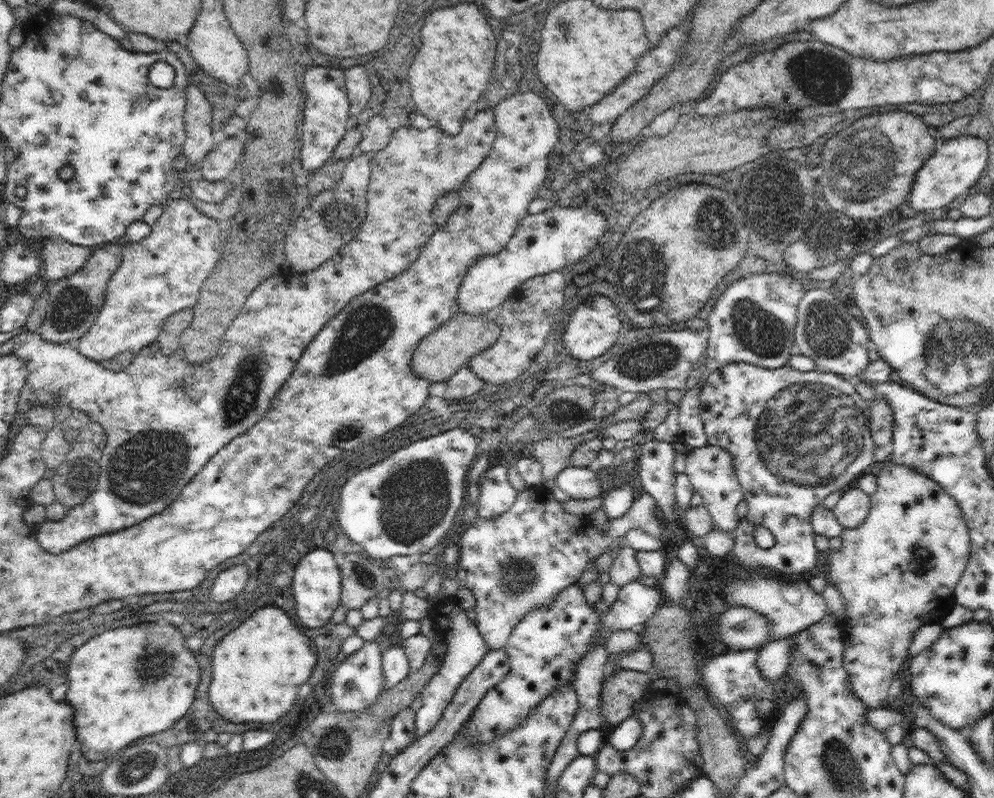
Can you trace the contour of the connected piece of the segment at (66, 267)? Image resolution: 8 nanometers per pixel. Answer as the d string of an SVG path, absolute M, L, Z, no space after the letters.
M58 236L48 238L44 240L40 252L40 258L44 260L43 275L50 283L72 276L85 266L90 254L89 247L72 244Z

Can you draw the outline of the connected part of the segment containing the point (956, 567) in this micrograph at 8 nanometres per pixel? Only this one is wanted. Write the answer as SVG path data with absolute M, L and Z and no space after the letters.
M889 459L889 462L885 464L877 476L877 489L871 496L870 510L868 516L866 516L866 520L858 528L843 529L839 537L842 538L842 545L840 550L832 556L828 579L829 583L834 584L840 591L845 602L845 617L838 624L840 633L842 633L842 641L844 641L844 668L846 669L855 695L864 702L867 708L876 709L885 707L889 698L889 687L893 677L899 676L908 665L911 657L909 646L916 630L923 624L942 622L944 617L950 614L956 605L956 598L953 597L953 592L962 573L964 573L964 569L968 566L968 559L970 558L971 540L968 532L968 524L966 524L964 516L962 516L962 510L958 506L958 502L942 486L928 479L921 472L916 472L914 468L908 468L904 464L894 464Z

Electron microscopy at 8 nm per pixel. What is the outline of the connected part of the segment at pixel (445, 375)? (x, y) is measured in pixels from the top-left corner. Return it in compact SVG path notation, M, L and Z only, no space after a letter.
M456 310L450 320L436 327L436 330L428 334L417 347L412 358L412 371L430 384L438 381L447 381L456 371L469 365L473 356L486 351L495 344L500 337L500 326L494 320L490 320L486 313L470 315L464 311Z

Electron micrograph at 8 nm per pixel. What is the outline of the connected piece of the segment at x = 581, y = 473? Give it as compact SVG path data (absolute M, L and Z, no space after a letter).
M571 464L568 465L558 476L556 477L555 484L557 487L559 487L563 492L566 492L571 499L592 499L596 496L599 496L603 494L603 491L601 490L601 484L600 476L594 470L589 469L588 467L575 467Z

